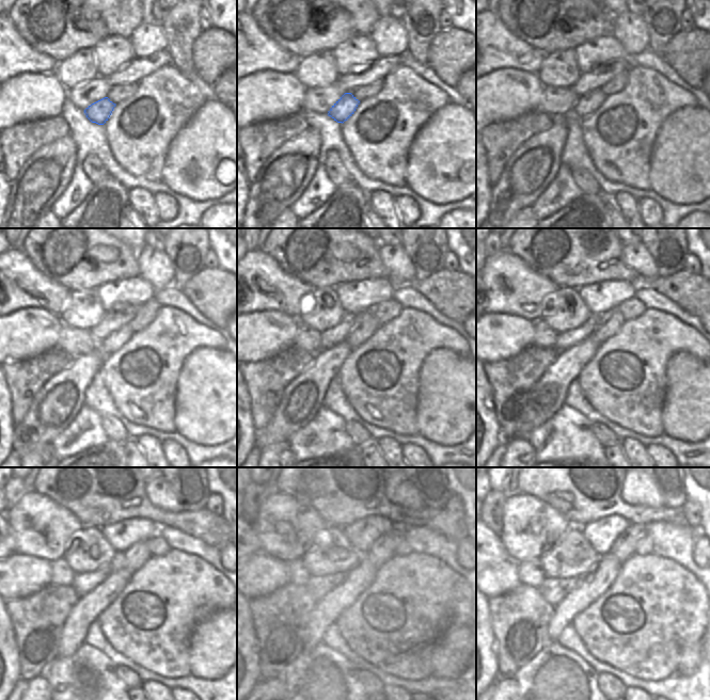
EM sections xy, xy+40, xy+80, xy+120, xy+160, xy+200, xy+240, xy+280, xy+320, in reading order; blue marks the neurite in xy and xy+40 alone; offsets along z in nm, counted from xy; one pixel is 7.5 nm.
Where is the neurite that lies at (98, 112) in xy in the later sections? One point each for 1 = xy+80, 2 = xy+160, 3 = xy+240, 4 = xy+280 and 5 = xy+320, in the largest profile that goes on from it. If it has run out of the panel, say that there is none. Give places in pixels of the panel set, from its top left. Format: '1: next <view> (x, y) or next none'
1: next xy+80 (585, 105)
2: next xy+160 (366, 324)
3: next xy+240 (133, 558)
4: next xy+280 (382, 550)
5: next xy+320 (624, 547)

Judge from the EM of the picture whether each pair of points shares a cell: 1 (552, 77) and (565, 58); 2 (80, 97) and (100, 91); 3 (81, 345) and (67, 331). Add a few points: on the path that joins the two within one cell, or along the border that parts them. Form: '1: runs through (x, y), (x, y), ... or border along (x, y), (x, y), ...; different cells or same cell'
1: runs through (554, 73), (563, 62); same cell
2: runs through (85, 98), (88, 99), (95, 92); same cell
3: runs through (78, 341), (70, 334); same cell

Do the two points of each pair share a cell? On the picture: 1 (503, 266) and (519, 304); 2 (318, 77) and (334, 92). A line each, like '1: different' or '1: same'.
1: same
2: different

